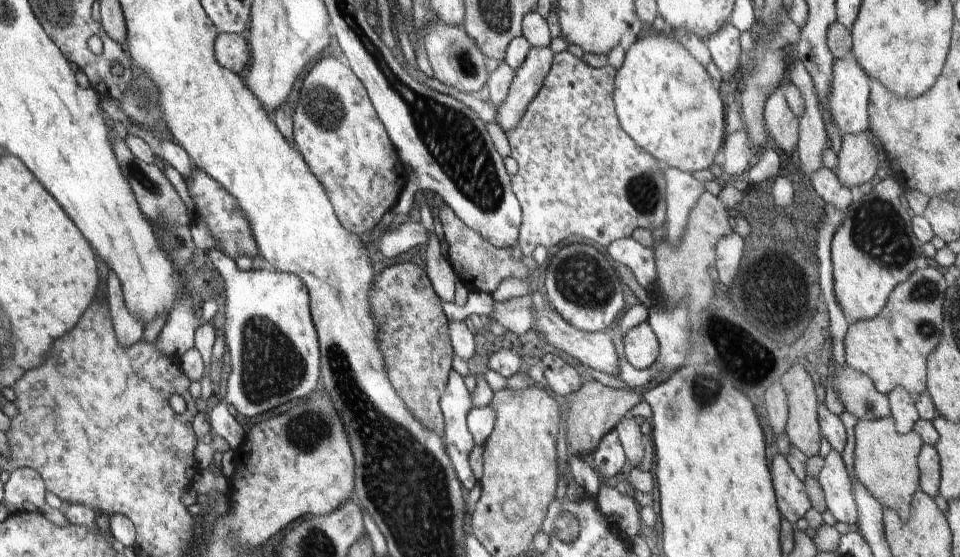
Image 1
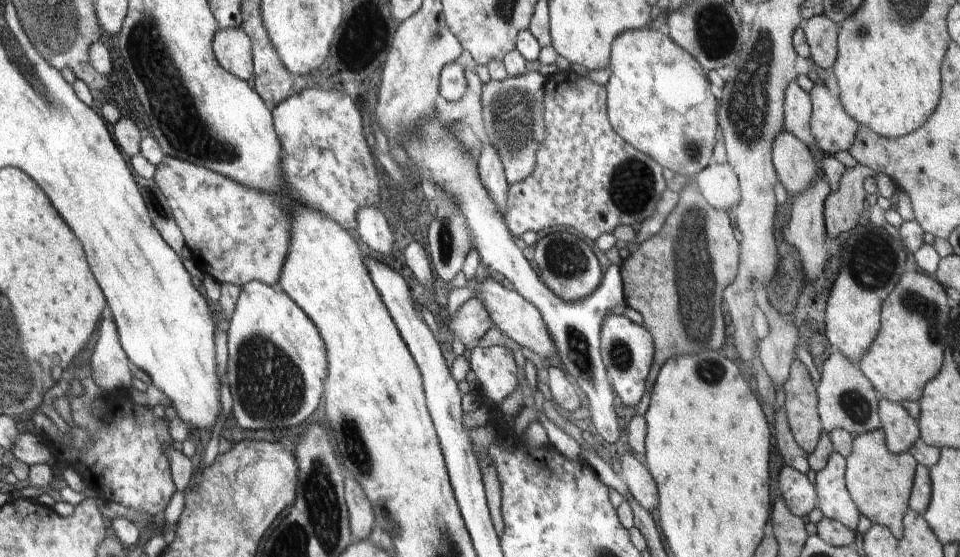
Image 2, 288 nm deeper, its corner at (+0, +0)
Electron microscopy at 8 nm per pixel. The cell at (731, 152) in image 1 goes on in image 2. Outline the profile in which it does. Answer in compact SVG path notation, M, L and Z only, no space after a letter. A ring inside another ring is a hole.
M713 162L711 166L707 166L699 174L695 174L693 180L697 182L701 196L715 210L723 210L729 214L729 210L735 208L741 200L739 180L727 162L721 166Z

